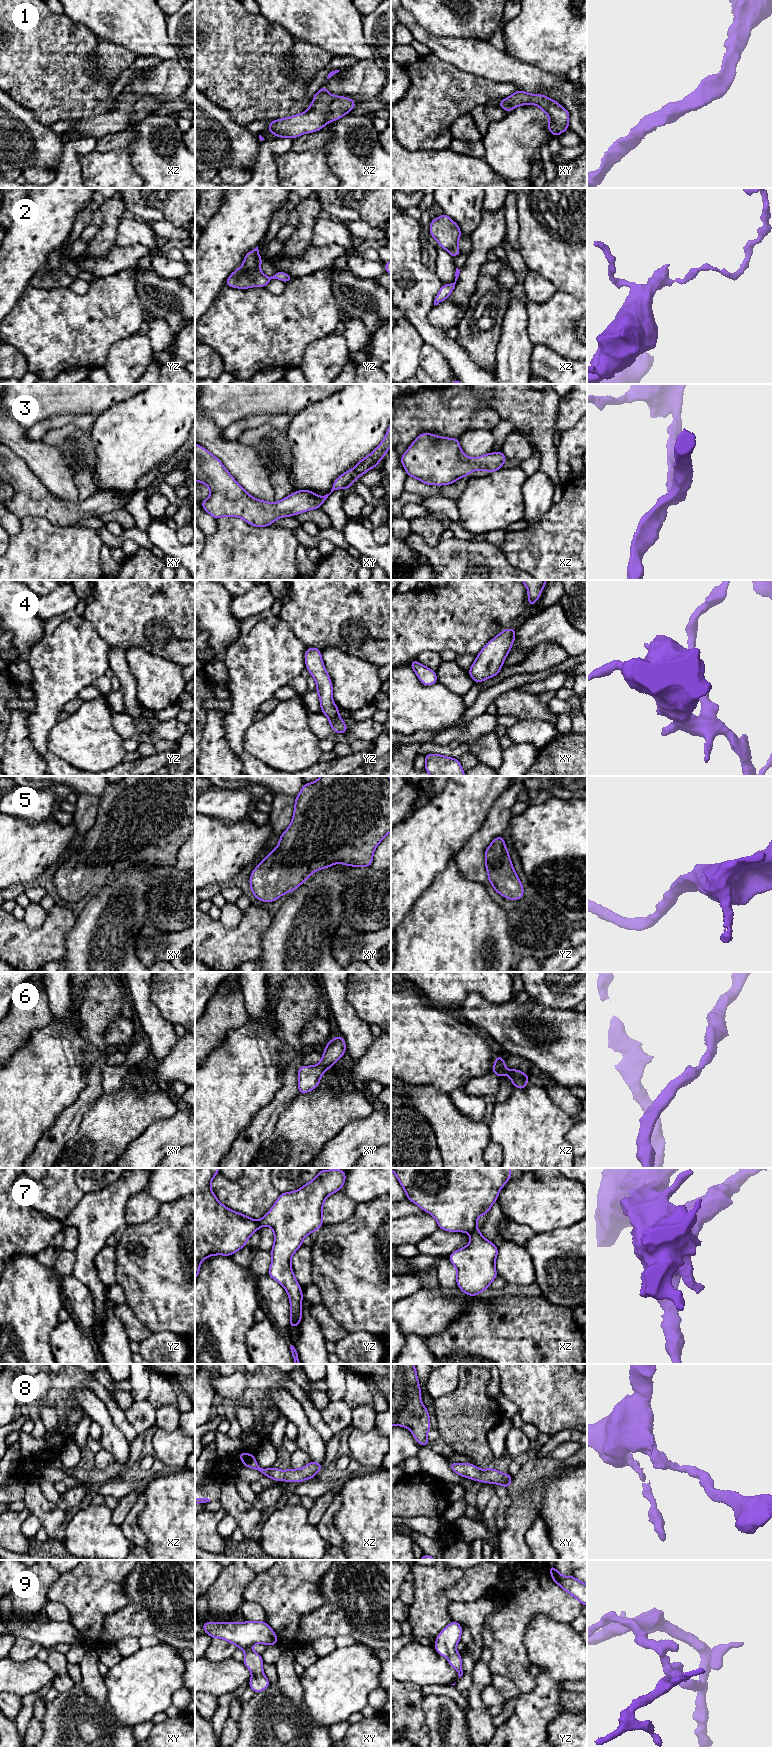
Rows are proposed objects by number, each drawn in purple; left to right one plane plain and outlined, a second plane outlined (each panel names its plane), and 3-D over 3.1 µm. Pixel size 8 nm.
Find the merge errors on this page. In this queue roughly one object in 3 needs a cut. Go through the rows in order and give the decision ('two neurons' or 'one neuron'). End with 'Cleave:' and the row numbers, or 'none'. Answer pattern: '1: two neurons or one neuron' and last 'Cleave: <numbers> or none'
1: one neuron
2: one neuron
3: one neuron
4: one neuron
5: one neuron
6: one neuron
7: two neurons
8: one neuron
9: one neuron
Cleave: 7

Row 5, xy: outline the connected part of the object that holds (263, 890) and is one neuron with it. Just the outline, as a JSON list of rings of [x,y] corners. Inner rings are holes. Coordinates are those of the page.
[[[321,776],[312,783],[305,783],[295,797],[289,827],[280,835],[277,847],[251,873],[251,892],[259,901],[274,902],[296,890],[313,872],[336,863],[354,867],[372,866],[375,848],[390,832],[391,779],[388,776]]]

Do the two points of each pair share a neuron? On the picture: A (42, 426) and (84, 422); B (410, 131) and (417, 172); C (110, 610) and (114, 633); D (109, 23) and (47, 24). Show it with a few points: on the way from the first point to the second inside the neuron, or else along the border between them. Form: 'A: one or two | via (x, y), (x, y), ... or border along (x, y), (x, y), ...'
A: one | via (52, 423), (65, 419), (74, 419)
B: two | border along (401, 144), (409, 150), (438, 151)
C: one | via (114, 616), (114, 627)
D: two | border along (63, 13), (77, 23), (84, 25), (94, 35)

